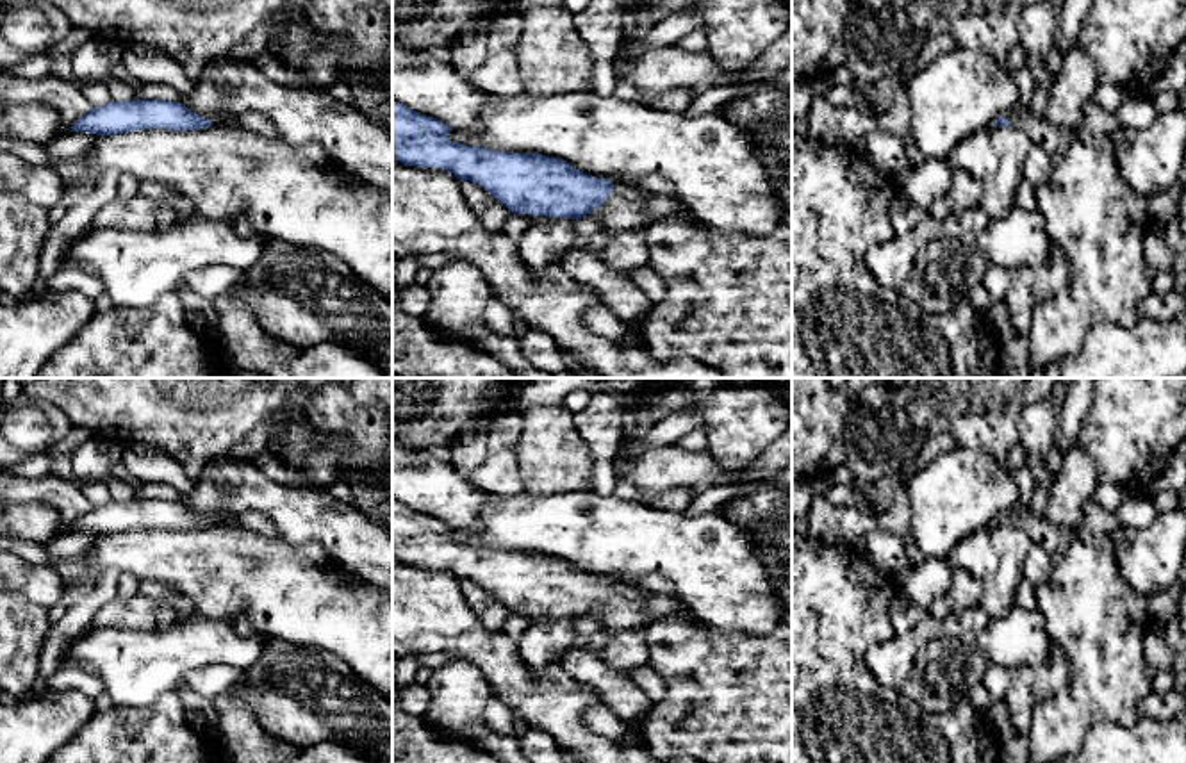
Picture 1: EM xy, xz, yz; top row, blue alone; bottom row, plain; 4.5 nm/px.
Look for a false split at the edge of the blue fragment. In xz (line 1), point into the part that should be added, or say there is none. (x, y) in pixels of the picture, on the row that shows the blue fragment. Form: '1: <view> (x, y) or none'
1: xz (626, 209)

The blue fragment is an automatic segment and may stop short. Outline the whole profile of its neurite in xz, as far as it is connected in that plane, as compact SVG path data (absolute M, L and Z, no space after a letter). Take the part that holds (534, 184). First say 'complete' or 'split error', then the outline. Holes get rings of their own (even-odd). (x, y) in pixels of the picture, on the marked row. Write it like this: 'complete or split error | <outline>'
split error | M392 100L392 159L405 166L441 168L471 180L508 212L581 219L592 214L608 237L642 234L669 216L699 225L678 200L647 196L637 185L612 184L542 153L496 152L448 139L451 128Z

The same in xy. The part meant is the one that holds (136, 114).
complete | M128 100L91 107L78 118L70 132L93 132L112 135L144 128L168 128L177 132L207 128L212 121L191 112L184 103L166 100Z

